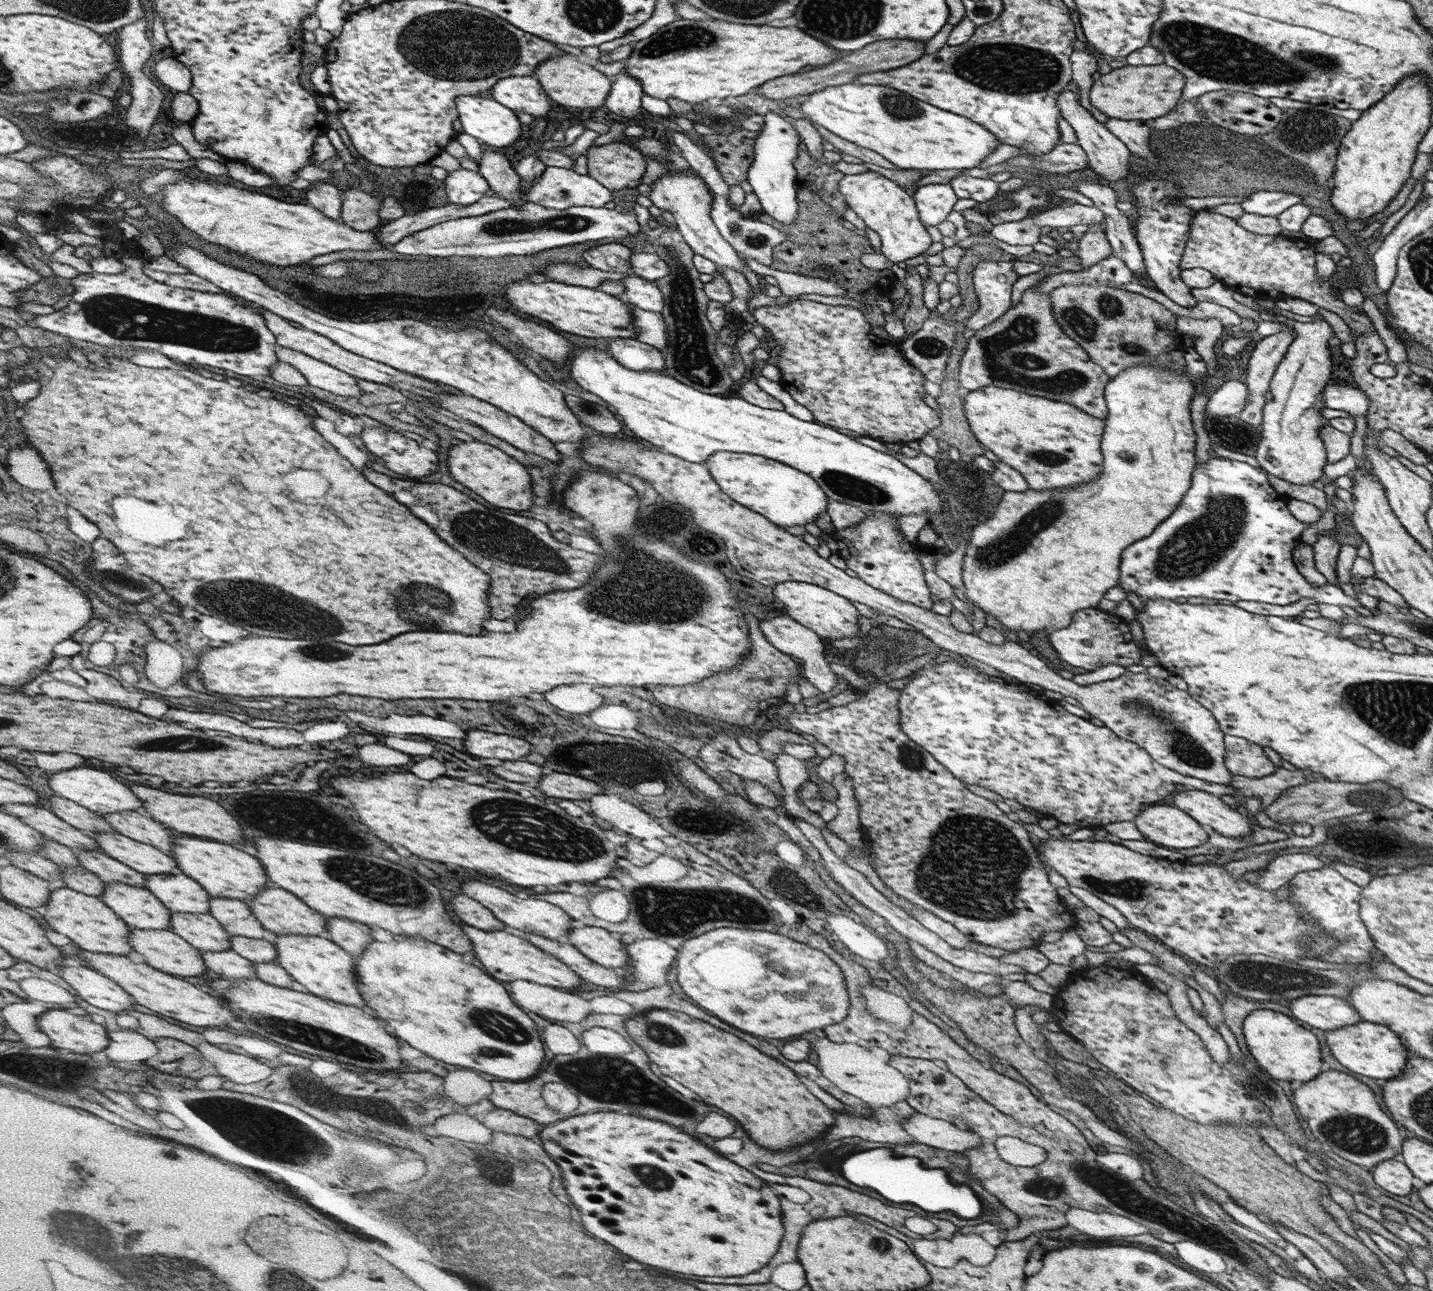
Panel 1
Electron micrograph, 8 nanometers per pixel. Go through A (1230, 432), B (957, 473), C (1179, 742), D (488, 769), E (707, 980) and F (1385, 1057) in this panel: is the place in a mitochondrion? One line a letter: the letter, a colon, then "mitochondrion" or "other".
A: mitochondrion
B: mitochondrion
C: mitochondrion
D: other
E: other
F: other

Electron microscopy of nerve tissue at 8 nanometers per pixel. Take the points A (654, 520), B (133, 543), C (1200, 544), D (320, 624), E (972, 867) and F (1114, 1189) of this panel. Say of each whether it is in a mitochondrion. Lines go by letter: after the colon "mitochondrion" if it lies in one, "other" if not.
A: mitochondrion
B: other
C: mitochondrion
D: mitochondrion
E: mitochondrion
F: mitochondrion

